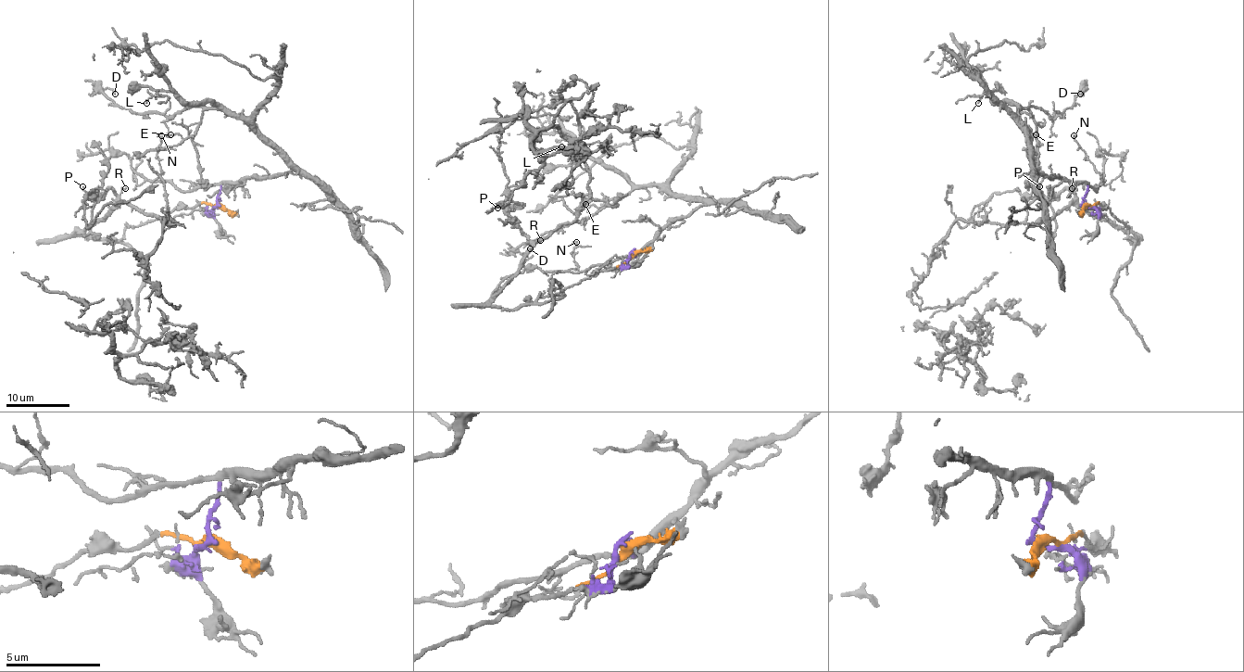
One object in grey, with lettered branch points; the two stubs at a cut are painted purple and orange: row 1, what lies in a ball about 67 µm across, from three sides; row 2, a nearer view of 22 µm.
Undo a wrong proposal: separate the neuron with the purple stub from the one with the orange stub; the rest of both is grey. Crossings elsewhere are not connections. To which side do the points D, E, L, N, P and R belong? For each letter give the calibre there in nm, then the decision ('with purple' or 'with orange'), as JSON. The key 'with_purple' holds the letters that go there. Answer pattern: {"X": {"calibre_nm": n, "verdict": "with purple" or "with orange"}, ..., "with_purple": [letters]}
{"D": {"calibre_nm": 150, "verdict": "with purple"}, "E": {"calibre_nm": 140, "verdict": "with purple"}, "L": {"calibre_nm": 120, "verdict": "with purple"}, "N": {"calibre_nm": 180, "verdict": "with purple"}, "P": {"calibre_nm": 140, "verdict": "with orange"}, "R": {"calibre_nm": 140, "verdict": "with orange"}, "with_purple": ["D", "E", "L", "N"]}

